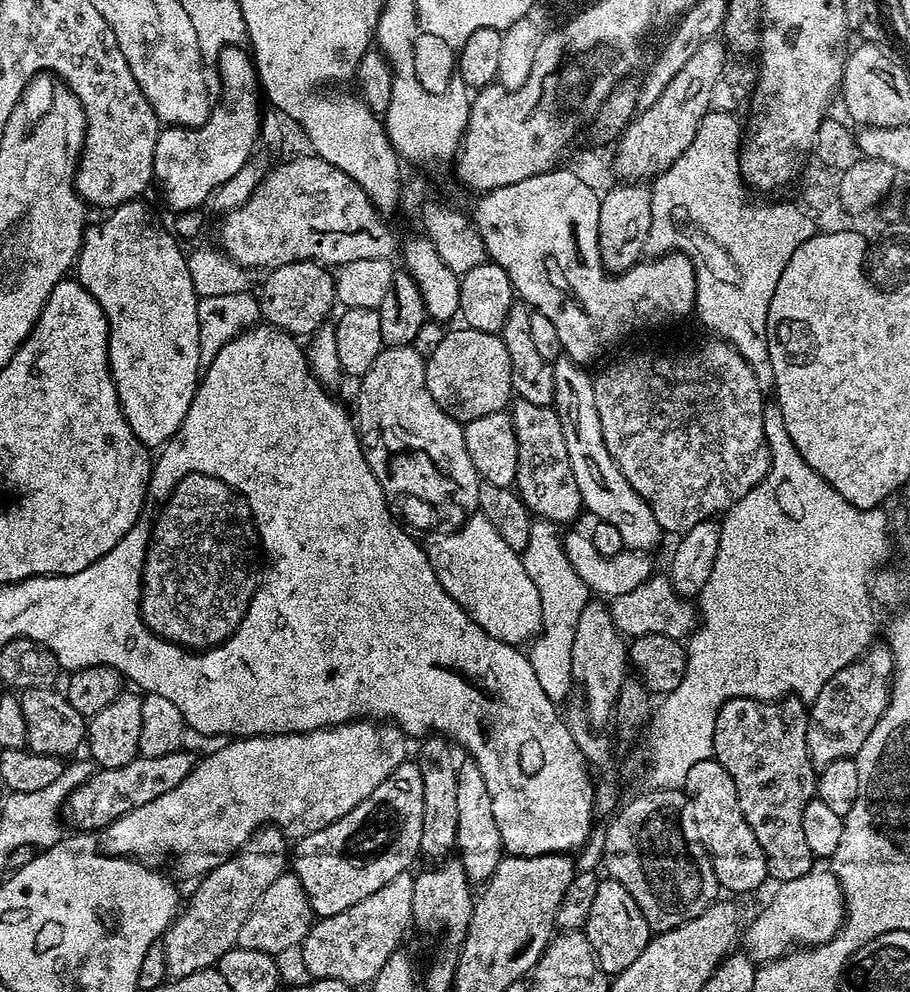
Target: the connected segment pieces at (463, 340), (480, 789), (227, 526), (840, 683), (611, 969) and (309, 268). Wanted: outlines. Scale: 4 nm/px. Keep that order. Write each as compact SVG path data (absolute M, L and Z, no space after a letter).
M459 326L453 330L445 331L442 342L435 347L434 352L430 354L428 359L424 361L424 369L426 370L426 390L430 390L430 398L434 398L434 402L438 402L438 406L442 406L442 410L446 414L450 414L450 418L459 420L461 424L466 425L474 418L482 418L485 414L494 414L495 412L503 412L509 407L510 401L513 399L514 393L512 383L510 382L510 358L506 355L506 346L502 342L499 334L494 332L483 332L482 330L474 330L467 326Z
M464 758L461 764L455 765L455 770L458 790L456 852L469 881L480 886L494 874L504 852L504 843L498 834L498 822L494 822L494 802L490 798L490 790L486 790L486 778L482 778L482 770L478 770L478 762Z
M195 472L189 476L183 476L176 488L167 500L163 501L164 513L156 520L156 525L150 528L150 543L148 553L144 558L144 573L140 583L140 616L144 619L144 625L163 640L170 641L171 644L179 644L185 650L207 650L215 648L216 645L224 643L233 636L250 606L250 602L256 593L256 587L260 585L261 573L256 572L256 556L258 560L258 537L256 535L256 521L252 519L252 511L248 509L248 503L240 493L234 491L226 482L218 478L210 478Z
M886 646L876 647L869 647L859 659L838 670L838 674L818 690L818 698L810 702L806 750L817 769L858 755L874 726L878 726L878 718L882 718L886 710L892 691L892 652Z
M611 878L599 881L587 924L582 931L595 952L600 971L607 976L623 973L652 942L652 931L641 908L630 897L630 892Z
M314 261L290 262L267 273L258 291L259 315L265 325L281 328L297 338L309 337L337 307L336 282L325 265Z

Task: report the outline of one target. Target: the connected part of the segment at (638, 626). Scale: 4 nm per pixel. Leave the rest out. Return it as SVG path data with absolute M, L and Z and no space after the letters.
M667 575L652 576L641 579L640 585L631 592L621 596L613 596L610 600L612 621L625 638L635 638L646 634L666 634L666 638L674 638L681 642L696 630L698 608L687 596L679 596Z

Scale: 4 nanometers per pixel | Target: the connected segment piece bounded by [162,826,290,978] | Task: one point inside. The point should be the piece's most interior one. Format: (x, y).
(206, 928)

